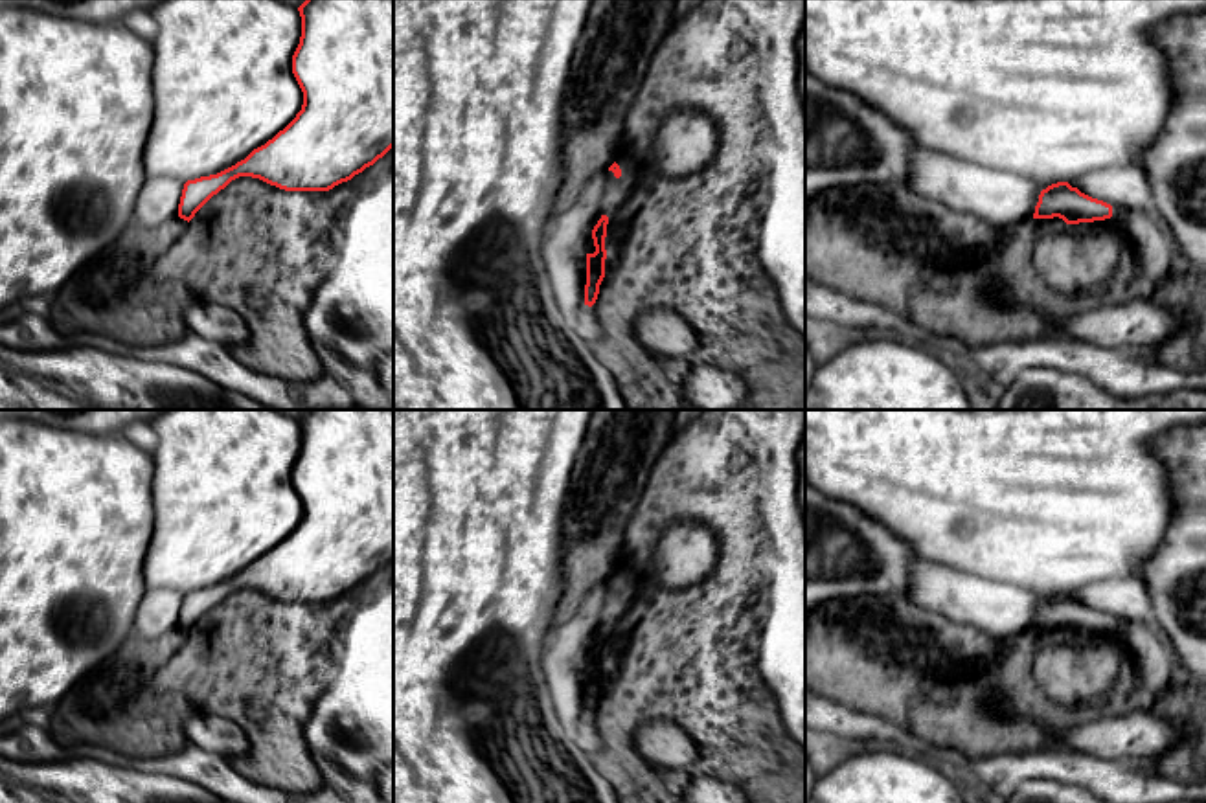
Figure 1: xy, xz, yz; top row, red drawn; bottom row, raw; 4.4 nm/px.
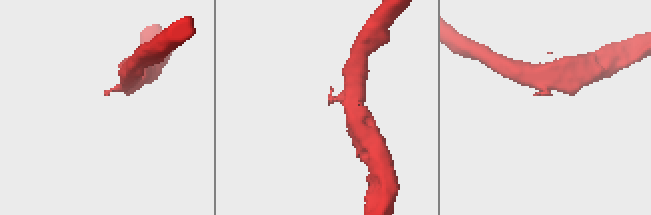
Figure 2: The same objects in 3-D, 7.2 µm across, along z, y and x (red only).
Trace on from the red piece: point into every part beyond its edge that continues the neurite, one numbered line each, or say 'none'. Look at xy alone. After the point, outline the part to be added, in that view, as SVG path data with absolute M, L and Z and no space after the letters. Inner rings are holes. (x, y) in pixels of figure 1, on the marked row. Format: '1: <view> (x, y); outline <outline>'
none

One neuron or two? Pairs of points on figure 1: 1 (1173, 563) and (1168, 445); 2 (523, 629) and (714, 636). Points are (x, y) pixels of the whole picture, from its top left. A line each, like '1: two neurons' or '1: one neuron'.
1: one neuron
2: two neurons

